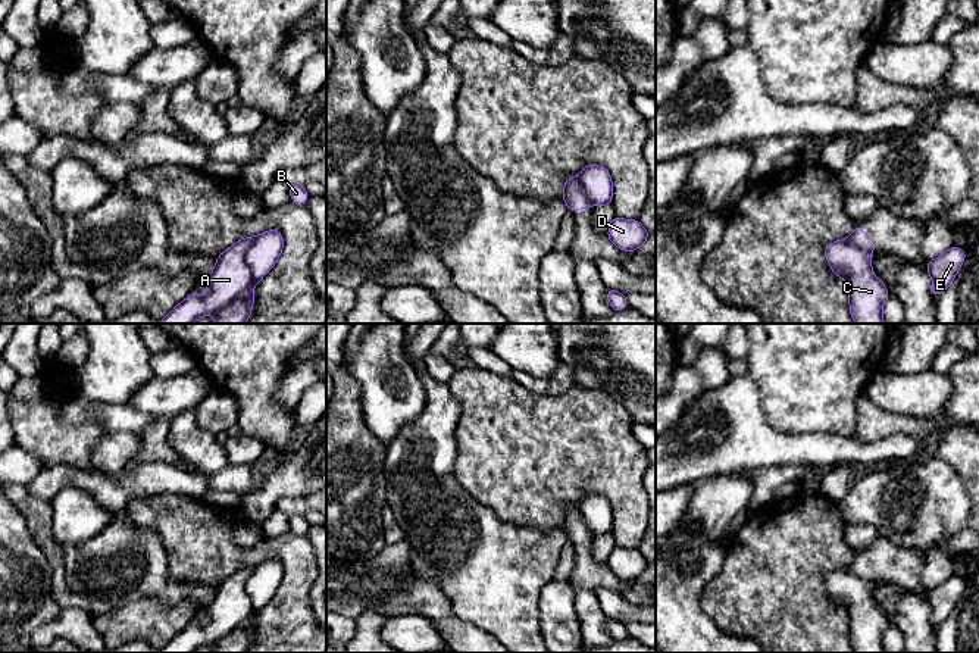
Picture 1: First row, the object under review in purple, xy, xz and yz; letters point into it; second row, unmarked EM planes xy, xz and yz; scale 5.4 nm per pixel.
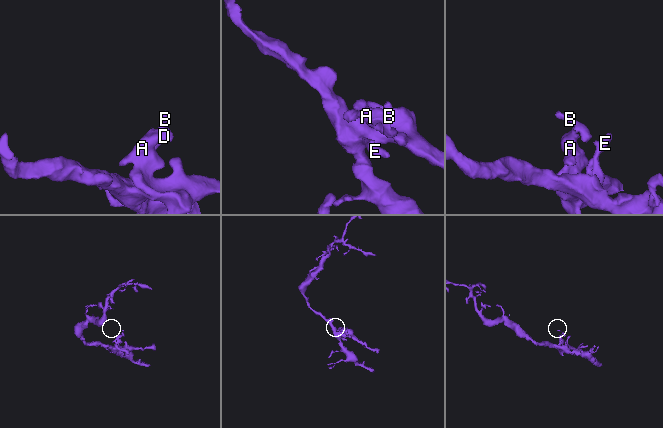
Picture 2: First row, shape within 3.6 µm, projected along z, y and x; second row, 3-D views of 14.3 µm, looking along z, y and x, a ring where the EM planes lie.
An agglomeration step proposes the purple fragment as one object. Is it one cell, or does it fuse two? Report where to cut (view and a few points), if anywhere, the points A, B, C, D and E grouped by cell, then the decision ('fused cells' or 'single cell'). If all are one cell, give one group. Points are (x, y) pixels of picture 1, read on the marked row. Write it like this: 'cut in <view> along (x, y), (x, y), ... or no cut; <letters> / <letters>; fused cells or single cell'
no cut; A B C D E; single cell

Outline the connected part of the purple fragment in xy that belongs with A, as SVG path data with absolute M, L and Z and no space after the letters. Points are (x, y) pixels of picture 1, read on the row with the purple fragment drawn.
M278 229L238 240L216 257L206 294L190 294L159 324L193 324L215 315L213 324L245 324L253 312L253 288L273 268L284 249Z

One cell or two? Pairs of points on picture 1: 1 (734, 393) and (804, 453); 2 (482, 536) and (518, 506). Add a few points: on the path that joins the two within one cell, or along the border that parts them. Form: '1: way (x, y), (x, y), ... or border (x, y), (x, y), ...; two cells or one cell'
1: way (744, 414), (779, 449), (784, 449); one cell
2: border (474, 497), (501, 519), (534, 528); two cells

